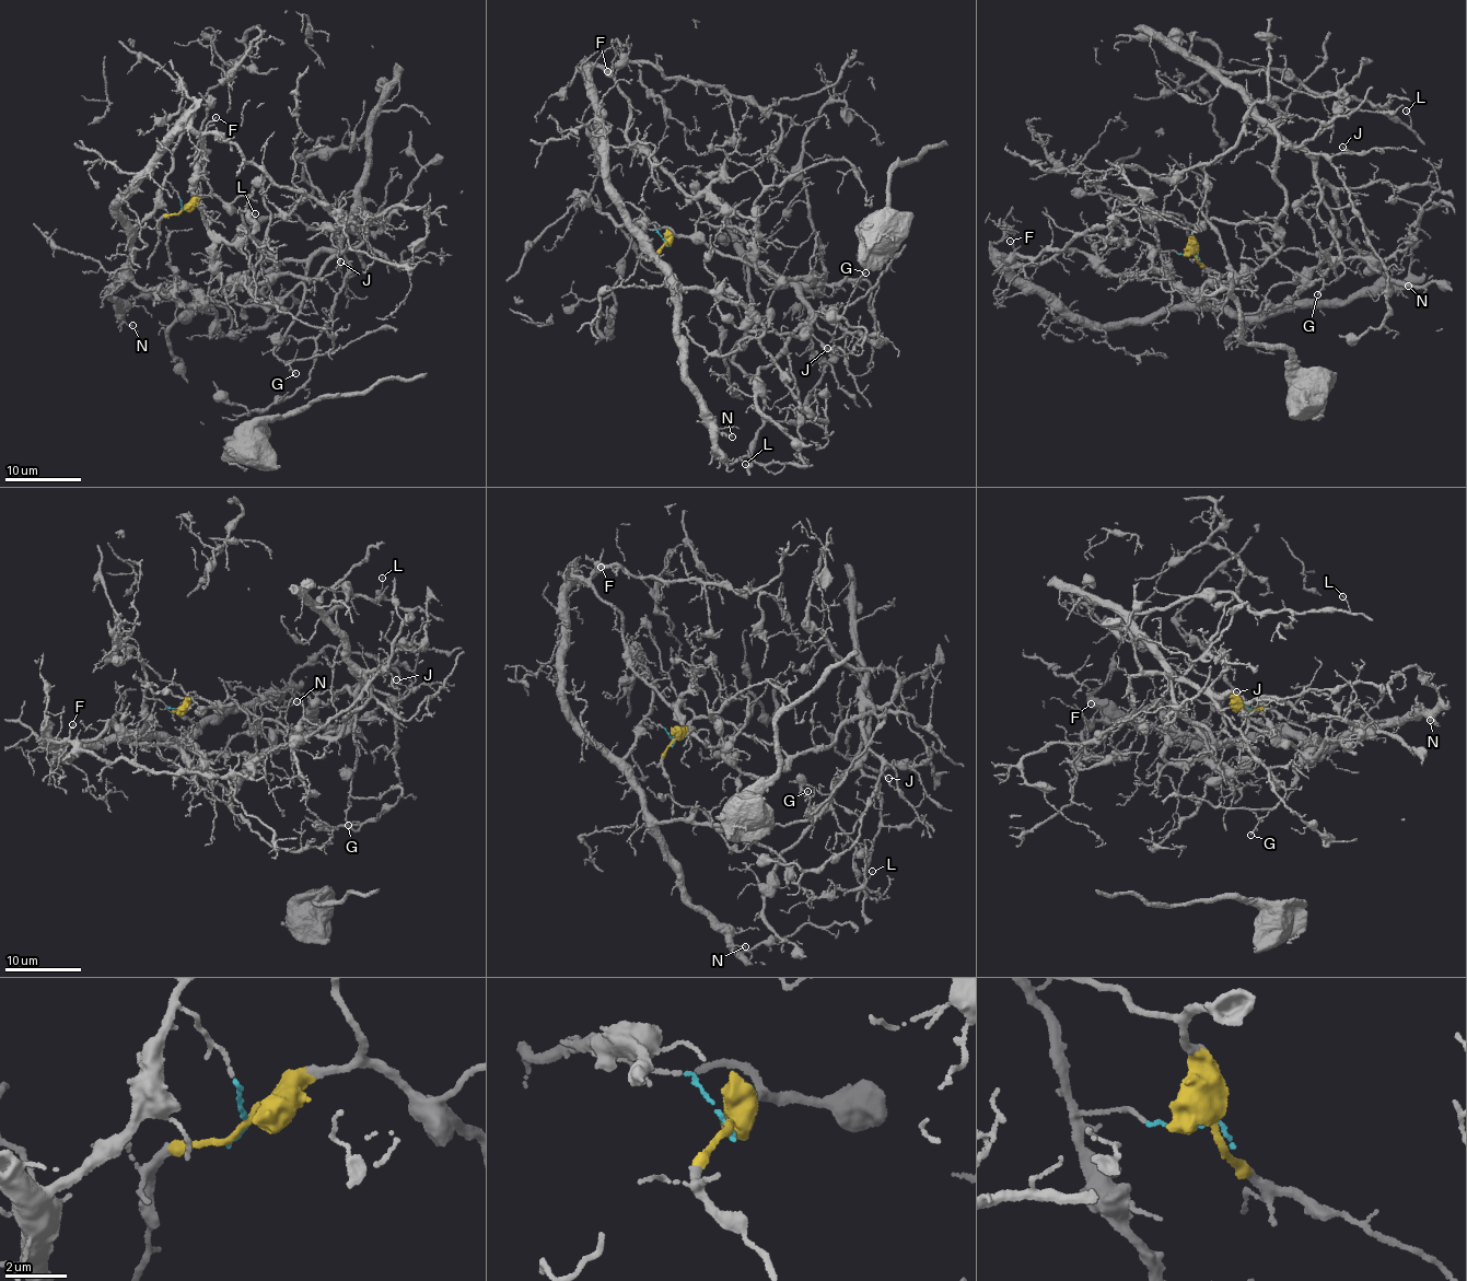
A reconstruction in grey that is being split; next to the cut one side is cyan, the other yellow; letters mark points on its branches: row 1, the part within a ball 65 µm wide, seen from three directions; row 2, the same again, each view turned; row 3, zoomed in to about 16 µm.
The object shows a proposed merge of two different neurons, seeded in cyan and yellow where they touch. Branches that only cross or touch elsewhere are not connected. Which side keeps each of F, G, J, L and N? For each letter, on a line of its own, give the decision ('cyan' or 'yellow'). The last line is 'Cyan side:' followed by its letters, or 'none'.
F: cyan
G: yellow
J: yellow
L: yellow
N: cyan
Cyan side: F, N

